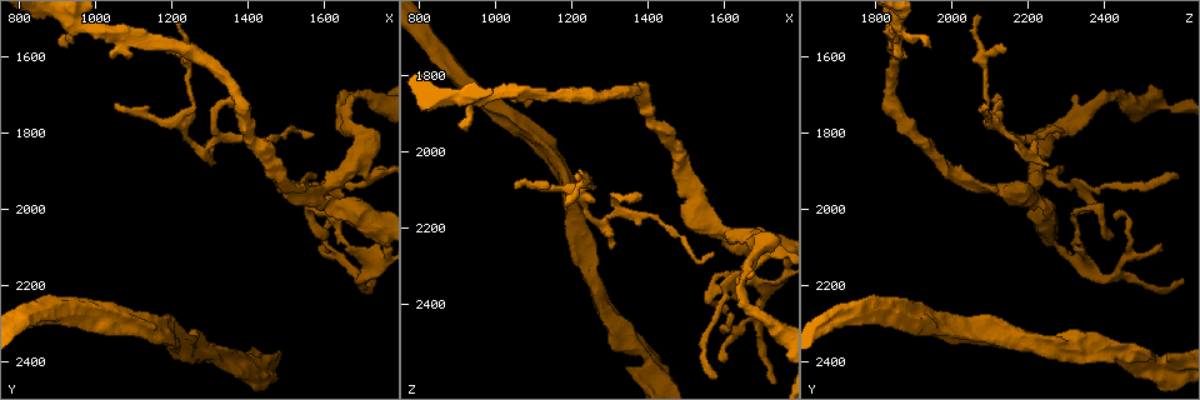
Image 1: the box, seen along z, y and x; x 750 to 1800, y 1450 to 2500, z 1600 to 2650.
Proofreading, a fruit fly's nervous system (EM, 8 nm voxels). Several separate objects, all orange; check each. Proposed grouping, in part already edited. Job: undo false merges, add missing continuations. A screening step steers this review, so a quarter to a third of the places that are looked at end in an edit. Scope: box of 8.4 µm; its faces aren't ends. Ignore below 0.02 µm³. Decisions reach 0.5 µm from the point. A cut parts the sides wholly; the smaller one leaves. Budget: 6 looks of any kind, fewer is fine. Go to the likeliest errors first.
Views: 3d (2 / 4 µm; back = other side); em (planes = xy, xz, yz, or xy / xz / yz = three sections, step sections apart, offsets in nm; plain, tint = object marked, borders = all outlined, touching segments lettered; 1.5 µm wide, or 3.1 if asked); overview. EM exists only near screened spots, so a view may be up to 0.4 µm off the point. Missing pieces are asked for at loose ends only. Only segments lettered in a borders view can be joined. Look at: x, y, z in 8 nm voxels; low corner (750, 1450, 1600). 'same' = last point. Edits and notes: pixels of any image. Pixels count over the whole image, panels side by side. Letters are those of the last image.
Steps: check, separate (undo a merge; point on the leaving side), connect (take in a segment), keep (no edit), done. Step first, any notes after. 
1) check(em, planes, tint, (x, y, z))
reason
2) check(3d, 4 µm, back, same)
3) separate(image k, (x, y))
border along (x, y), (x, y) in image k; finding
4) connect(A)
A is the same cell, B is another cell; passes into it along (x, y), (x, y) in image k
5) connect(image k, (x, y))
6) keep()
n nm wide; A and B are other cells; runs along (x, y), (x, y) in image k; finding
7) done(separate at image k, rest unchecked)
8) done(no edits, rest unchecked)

check(em, planes, borders, (1395, 2400, 2530))
side arm on a straight run

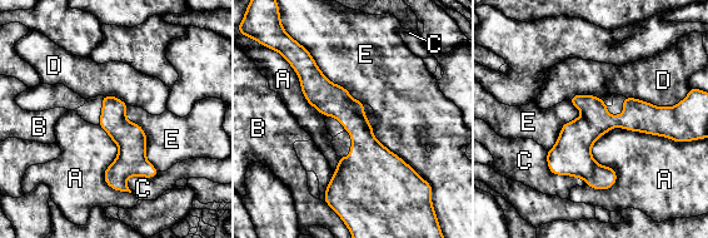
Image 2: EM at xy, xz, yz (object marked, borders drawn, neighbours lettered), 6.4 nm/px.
keep()
A, B, C, D and E are other cells; runs along (305, 56), (359, 128), (347, 189) in image 2; all the same neuron

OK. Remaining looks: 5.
check(3d, 2 µm, (1310, 1885, 2245))
an open end

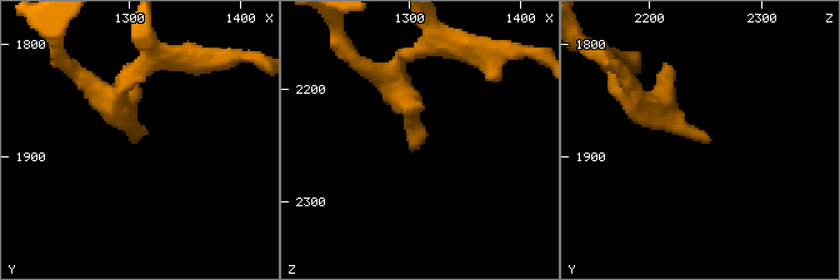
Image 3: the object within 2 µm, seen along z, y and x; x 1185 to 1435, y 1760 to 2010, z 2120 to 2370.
check(em, planes, borders, (1312, 1880, 2248))
now the EM

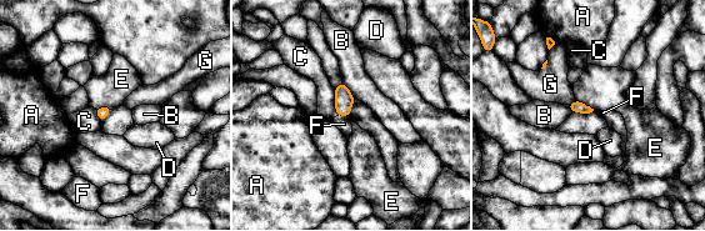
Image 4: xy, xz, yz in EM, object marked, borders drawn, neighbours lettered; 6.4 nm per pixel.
connect(F)
C touches over 190 nm; F is the same cell, A, B, C, D, E and G are other cells; it goes on there

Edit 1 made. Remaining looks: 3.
check(overview)

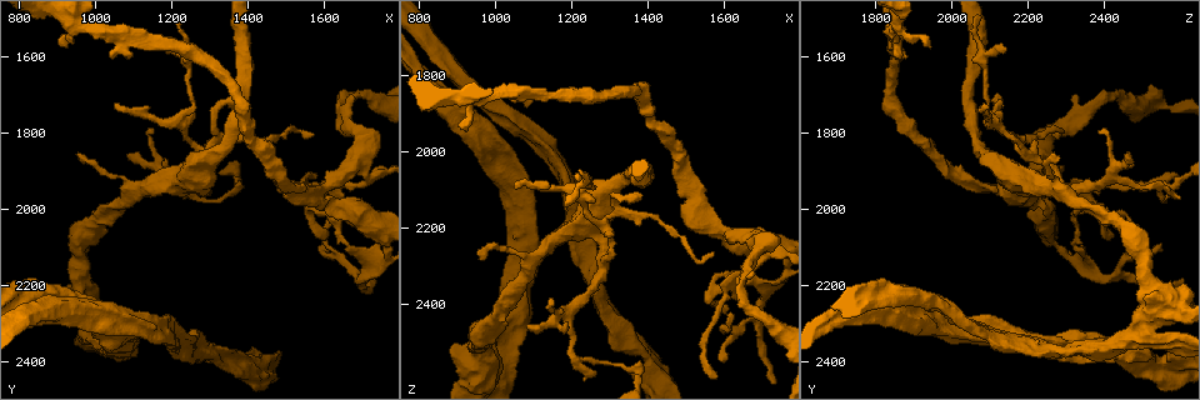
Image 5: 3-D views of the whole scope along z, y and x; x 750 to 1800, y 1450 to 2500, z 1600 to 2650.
check(3d, 2 µm, back, (950, 1850, 2265))
free end

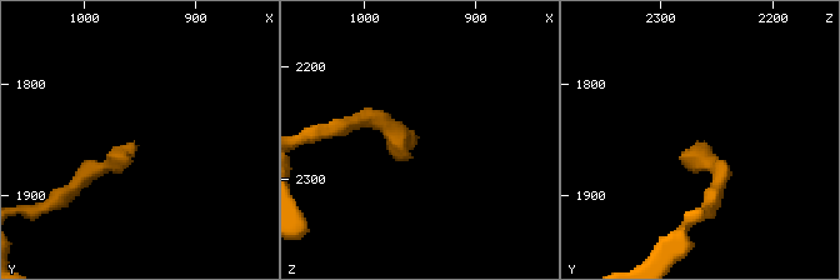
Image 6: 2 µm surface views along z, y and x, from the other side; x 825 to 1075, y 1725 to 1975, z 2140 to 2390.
check(em, planes, borders, (950, 1858, 2264))

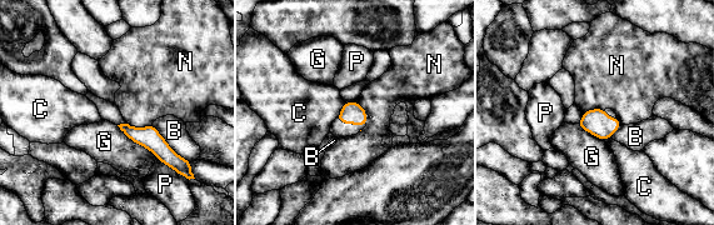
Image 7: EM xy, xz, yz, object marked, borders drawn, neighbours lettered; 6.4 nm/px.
keep()
140 nm wide; B, C, G, N and P are other cells; border along (345, 103), (336, 116) in image 7; none of them fits

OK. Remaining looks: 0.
done(connect at image 4, rest unchecked)

